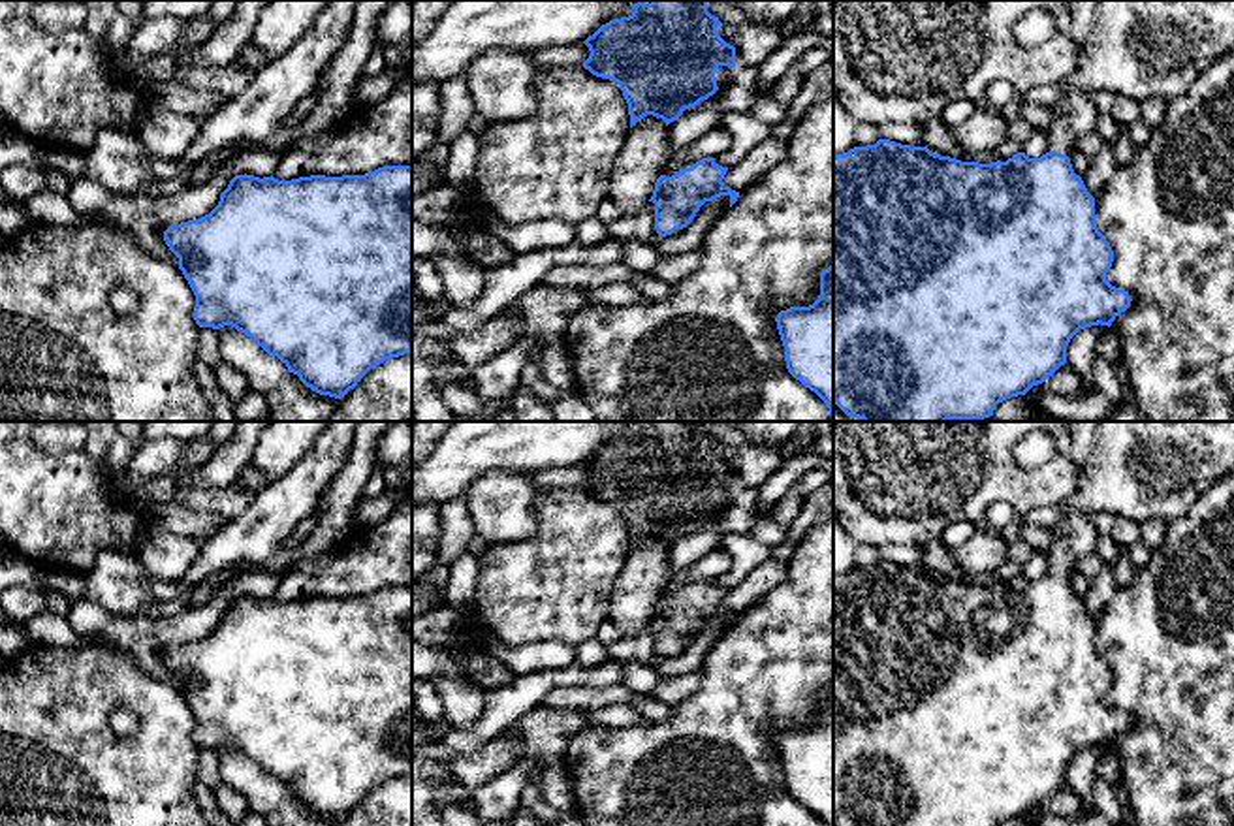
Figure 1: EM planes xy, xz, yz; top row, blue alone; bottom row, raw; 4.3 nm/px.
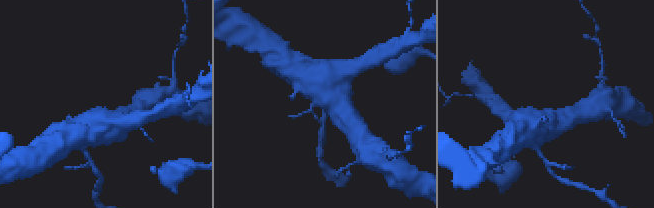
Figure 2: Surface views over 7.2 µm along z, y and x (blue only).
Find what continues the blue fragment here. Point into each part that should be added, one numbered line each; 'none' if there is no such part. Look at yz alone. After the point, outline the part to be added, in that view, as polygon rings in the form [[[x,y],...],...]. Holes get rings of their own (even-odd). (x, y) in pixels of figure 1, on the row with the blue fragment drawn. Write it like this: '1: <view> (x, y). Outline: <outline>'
1: yz (1075, 115). Outline: [[[1080,90],[1065,92],[1053,105],[1053,119],[1048,126],[1050,151],[1070,156],[1076,143],[1095,132],[1100,113],[1091,94]]]

